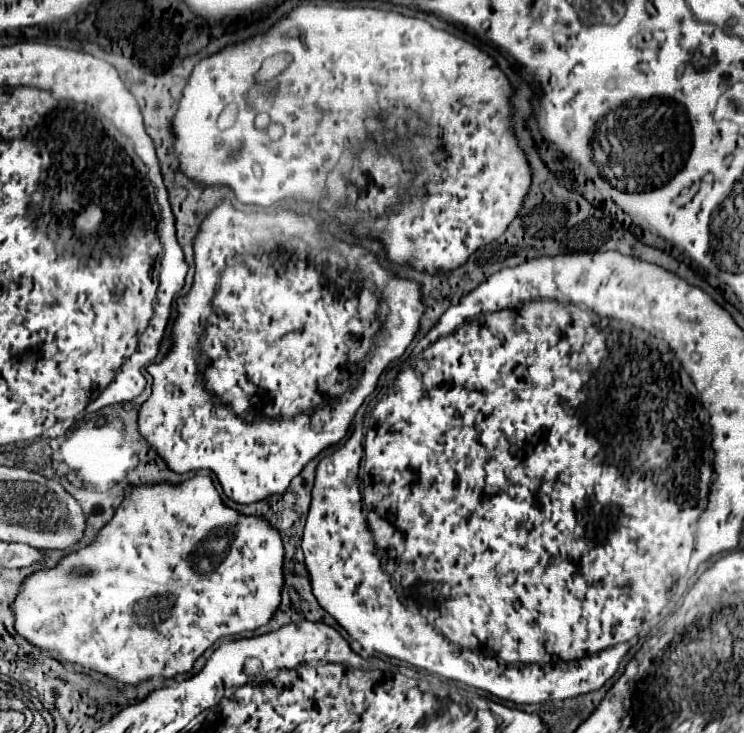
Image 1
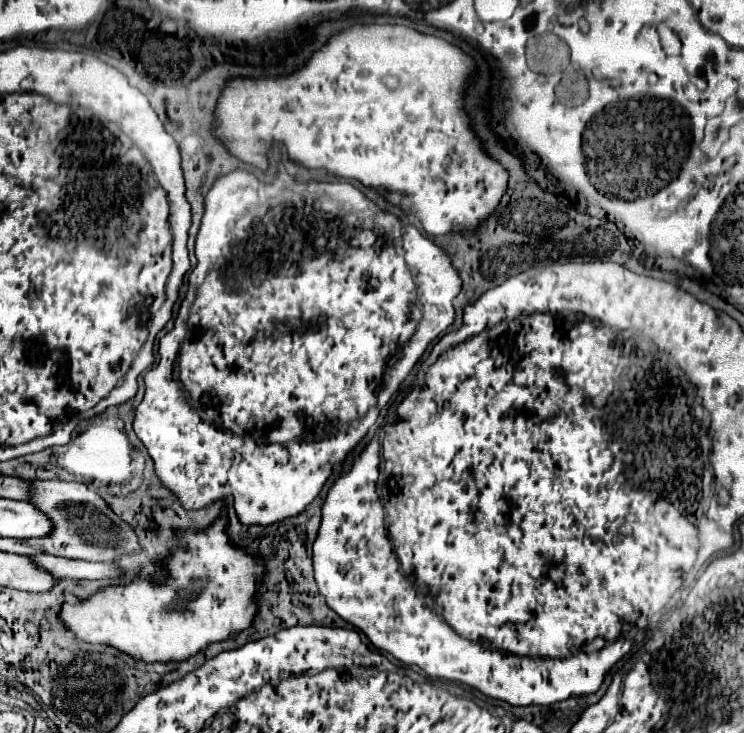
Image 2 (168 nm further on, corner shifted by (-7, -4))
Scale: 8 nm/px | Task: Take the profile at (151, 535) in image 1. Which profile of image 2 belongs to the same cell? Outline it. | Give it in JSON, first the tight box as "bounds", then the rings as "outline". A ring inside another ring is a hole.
{"bounds":[60,507,264,663],"outline":[[[222,507],[220,515],[206,529],[176,529],[176,537],[182,545],[168,551],[162,557],[162,571],[166,575],[164,581],[156,581],[152,575],[134,577],[126,585],[108,585],[98,589],[88,599],[78,599],[72,593],[64,593],[64,603],[60,609],[60,619],[64,627],[74,633],[78,641],[84,643],[100,643],[114,647],[136,661],[142,663],[180,663],[188,661],[210,643],[232,639],[244,629],[252,627],[254,617],[260,609],[260,587],[264,585],[264,561],[256,559],[230,541],[228,533],[228,513]]]}

